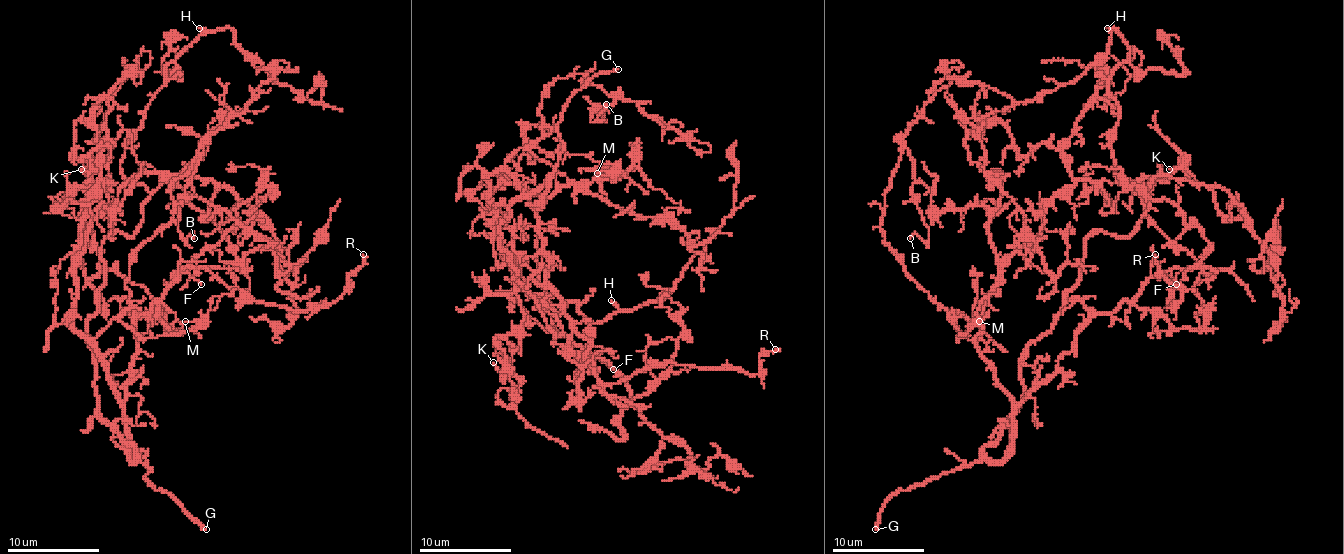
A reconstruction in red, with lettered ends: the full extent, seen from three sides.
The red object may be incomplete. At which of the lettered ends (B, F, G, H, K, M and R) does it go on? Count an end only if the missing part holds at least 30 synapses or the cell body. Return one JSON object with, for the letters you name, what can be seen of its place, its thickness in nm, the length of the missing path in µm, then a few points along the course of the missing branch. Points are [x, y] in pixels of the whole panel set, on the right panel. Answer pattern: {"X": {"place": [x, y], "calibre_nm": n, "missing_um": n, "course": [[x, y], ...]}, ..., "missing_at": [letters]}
{"G": {"place": [875, 529], "calibre_nm": 240, "missing_um": 100}, "missing_at": ["G"]}

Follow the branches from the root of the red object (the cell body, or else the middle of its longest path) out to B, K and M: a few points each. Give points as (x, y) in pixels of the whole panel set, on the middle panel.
B: (500, 226), (544, 203), (505, 164), (542, 94), (583, 73), (616, 101), (590, 122), (606, 104)
K: (500, 226), (530, 191), (544, 203), (493, 171), (493, 233), (523, 314), (498, 346), (512, 372), (493, 362)
M: (500, 226), (530, 191), (544, 203), (535, 205), (505, 164), (521, 147), (588, 154), (613, 166), (597, 173)

